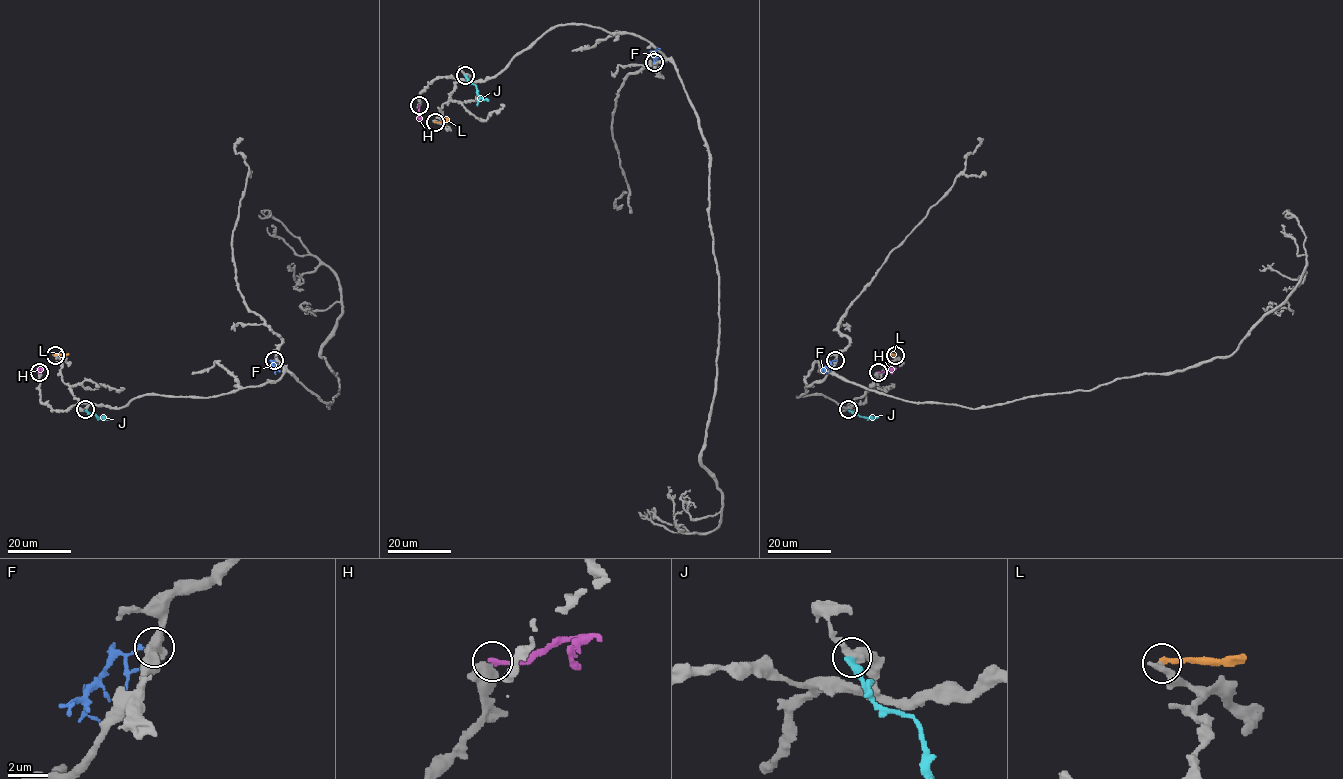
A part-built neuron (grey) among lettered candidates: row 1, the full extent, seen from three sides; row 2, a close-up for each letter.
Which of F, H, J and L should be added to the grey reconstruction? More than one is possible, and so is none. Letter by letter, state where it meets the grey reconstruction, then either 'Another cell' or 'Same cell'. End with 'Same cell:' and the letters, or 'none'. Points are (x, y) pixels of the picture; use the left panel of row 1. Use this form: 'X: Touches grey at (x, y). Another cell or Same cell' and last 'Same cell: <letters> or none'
F: Touches grey at (274, 360). Another cell
H: Touches grey at (39, 372). Same cell
J: Touches grey at (85, 409). Another cell
L: Touches grey at (55, 355). Another cell
Same cell: H

